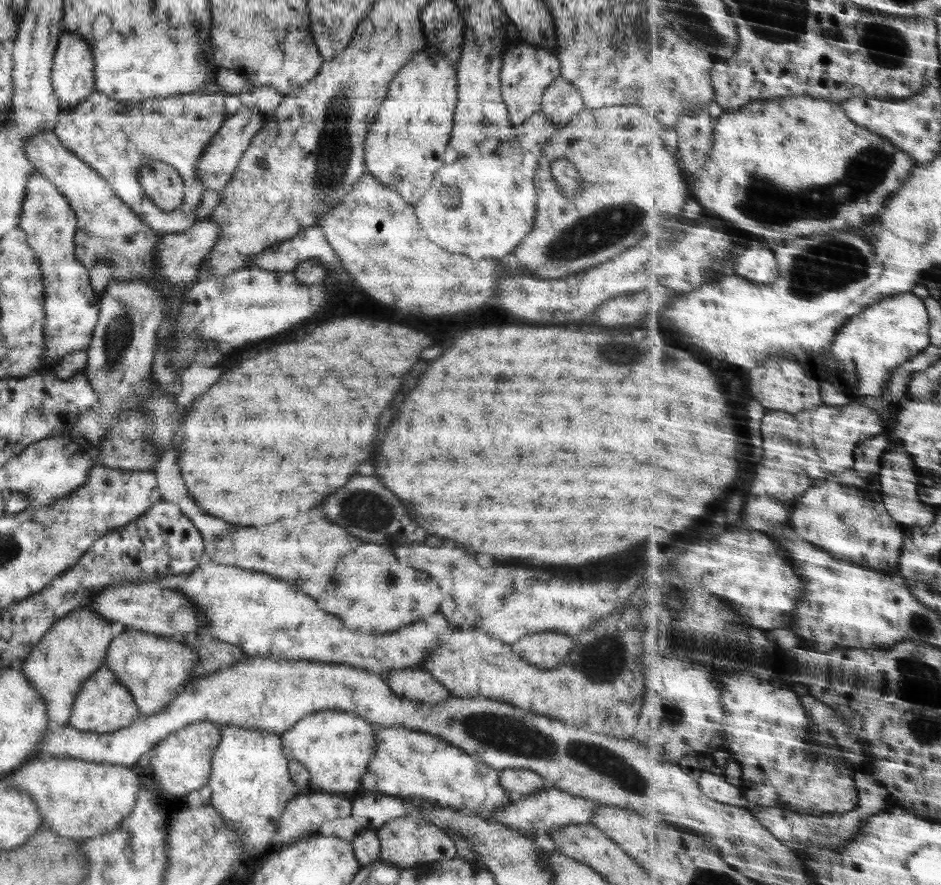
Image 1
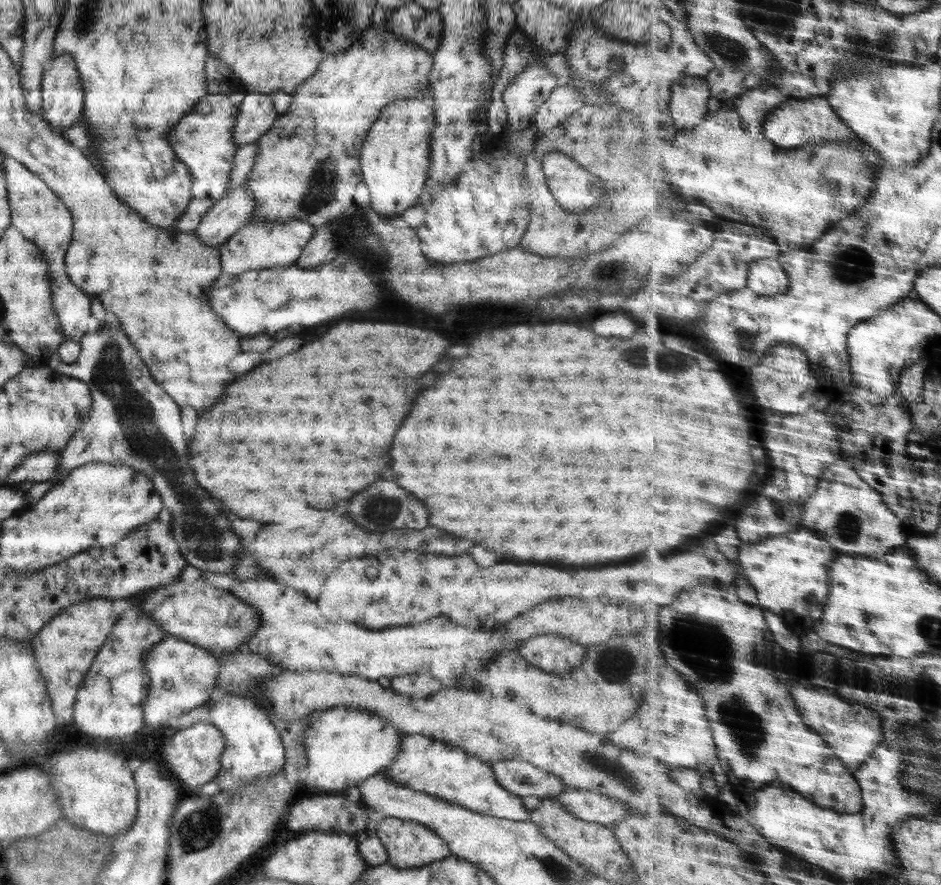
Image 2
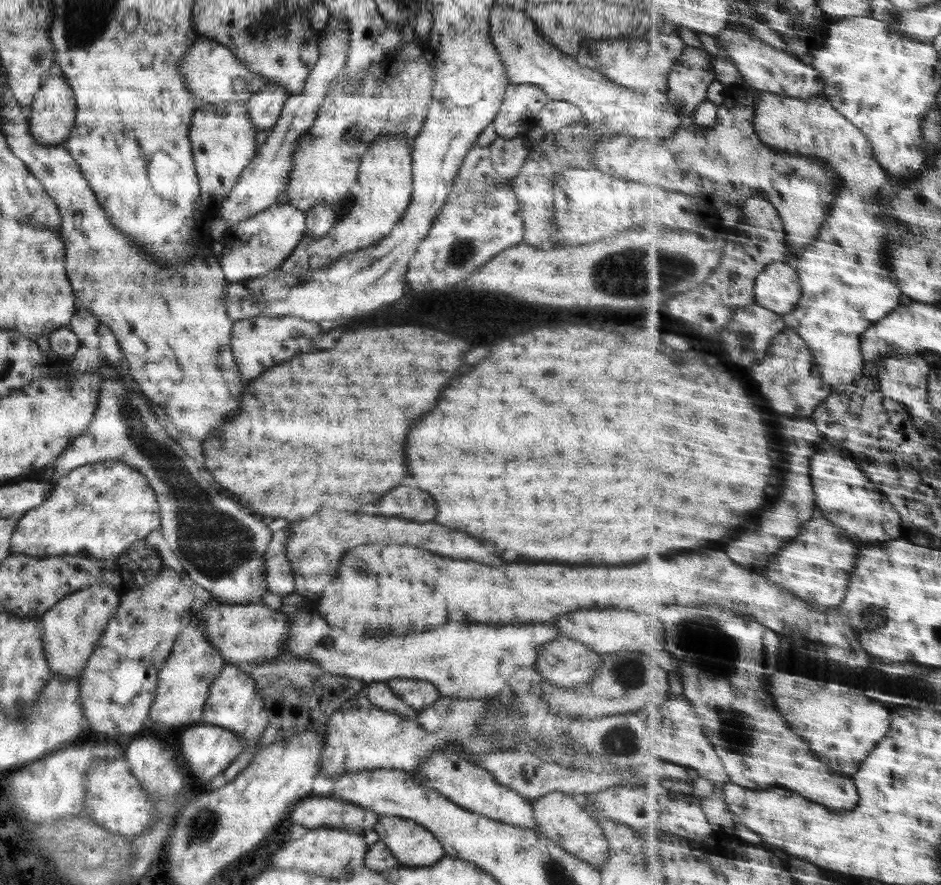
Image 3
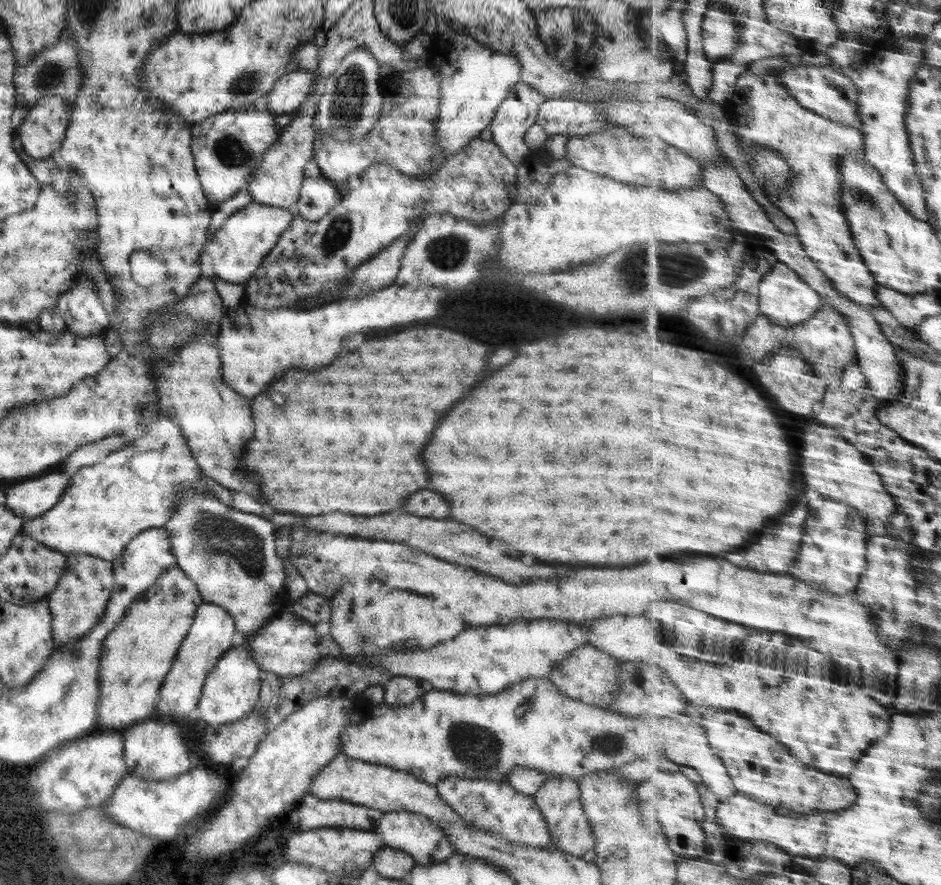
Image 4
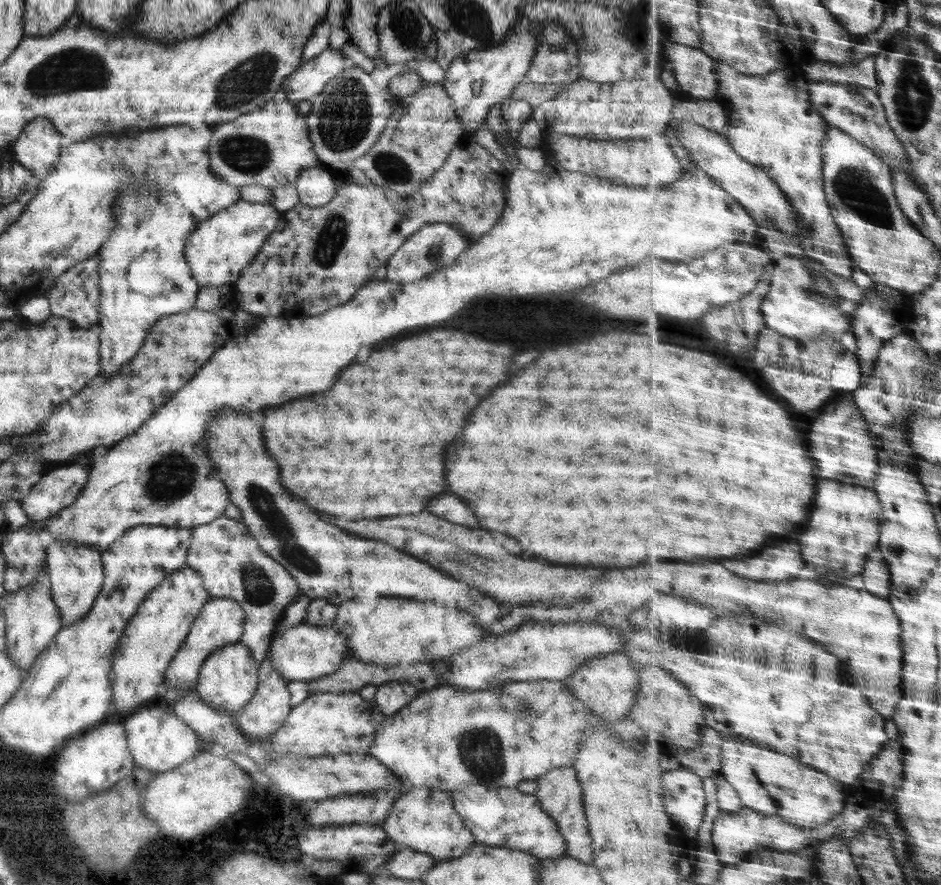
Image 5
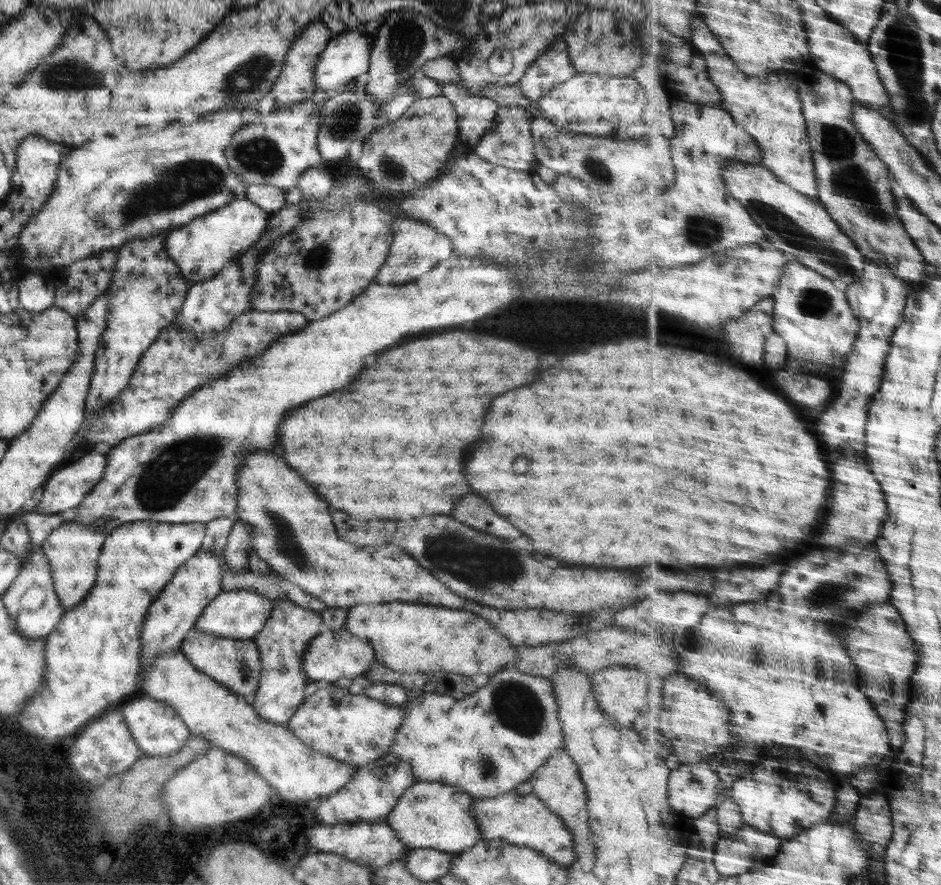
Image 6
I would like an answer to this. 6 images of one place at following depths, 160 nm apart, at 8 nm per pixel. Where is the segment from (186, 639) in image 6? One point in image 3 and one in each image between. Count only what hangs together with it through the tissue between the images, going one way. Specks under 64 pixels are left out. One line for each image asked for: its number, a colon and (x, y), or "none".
3: (232, 702)
4: (230, 689)
5: (226, 680)

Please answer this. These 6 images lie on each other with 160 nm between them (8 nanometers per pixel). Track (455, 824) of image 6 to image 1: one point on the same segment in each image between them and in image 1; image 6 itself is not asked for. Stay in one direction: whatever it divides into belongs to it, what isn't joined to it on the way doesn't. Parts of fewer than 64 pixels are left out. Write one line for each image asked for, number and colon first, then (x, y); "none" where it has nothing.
1: (411, 840)
2: (408, 844)
3: (410, 844)
4: (425, 842)
5: (423, 819)

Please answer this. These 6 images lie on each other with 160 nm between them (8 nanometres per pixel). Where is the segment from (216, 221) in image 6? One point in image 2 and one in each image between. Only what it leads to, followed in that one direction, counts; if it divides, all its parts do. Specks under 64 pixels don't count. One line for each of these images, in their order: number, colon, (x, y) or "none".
2: (256, 246)
3: (257, 244)
4: (233, 253)
5: (220, 247)

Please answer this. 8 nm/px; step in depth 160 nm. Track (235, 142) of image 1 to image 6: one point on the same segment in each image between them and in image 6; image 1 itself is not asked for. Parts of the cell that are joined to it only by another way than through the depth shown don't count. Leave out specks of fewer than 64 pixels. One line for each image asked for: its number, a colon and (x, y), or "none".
2: (255, 116)
3: (263, 107)
4: (290, 90)
5: (308, 79)
6: (345, 56)

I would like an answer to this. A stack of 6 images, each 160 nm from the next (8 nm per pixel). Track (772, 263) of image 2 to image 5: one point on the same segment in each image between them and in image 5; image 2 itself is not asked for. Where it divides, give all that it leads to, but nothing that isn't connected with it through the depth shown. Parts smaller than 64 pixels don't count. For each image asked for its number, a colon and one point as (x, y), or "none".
3: (778, 288)
4: (786, 298)
5: (795, 306)

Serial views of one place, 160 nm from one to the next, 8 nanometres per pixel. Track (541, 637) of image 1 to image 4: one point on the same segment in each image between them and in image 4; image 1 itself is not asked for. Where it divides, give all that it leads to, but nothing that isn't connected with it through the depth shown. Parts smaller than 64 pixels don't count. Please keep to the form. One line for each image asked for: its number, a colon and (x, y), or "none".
2: (553, 654)
3: (565, 663)
4: (588, 675)

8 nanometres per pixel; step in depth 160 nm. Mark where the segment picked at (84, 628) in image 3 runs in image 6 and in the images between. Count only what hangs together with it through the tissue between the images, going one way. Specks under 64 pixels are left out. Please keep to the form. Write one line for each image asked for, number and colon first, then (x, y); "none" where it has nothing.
4: (77, 601)
5: (75, 573)
6: (72, 550)

